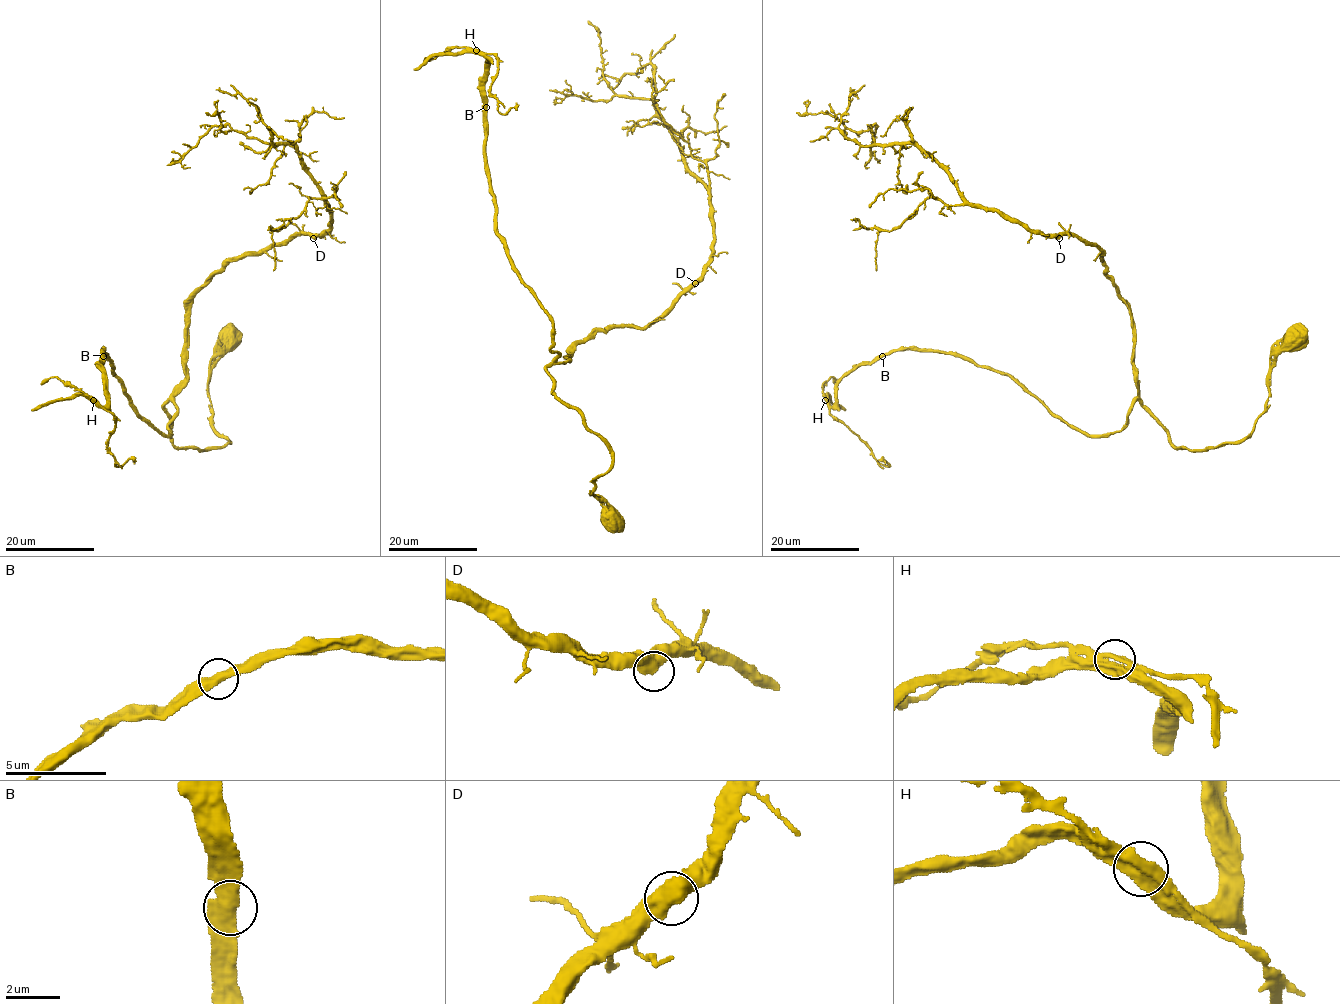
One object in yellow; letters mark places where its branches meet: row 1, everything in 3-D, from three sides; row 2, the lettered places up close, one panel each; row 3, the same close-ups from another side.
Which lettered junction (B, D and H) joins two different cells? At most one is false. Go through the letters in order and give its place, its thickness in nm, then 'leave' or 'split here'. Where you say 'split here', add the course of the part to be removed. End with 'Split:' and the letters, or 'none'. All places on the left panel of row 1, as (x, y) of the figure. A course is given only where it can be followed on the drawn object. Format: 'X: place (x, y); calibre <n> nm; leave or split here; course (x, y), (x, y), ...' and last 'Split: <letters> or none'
B: place (103, 356); calibre 500 nm; leave
D: place (313, 238); calibre 550 nm; leave
H: place (93, 400); calibre 550 nm; split here; course (93, 400), (114, 417), (115, 429), (107, 449), (115, 465), (123, 465), (130, 459), (136, 461)
Split: H

